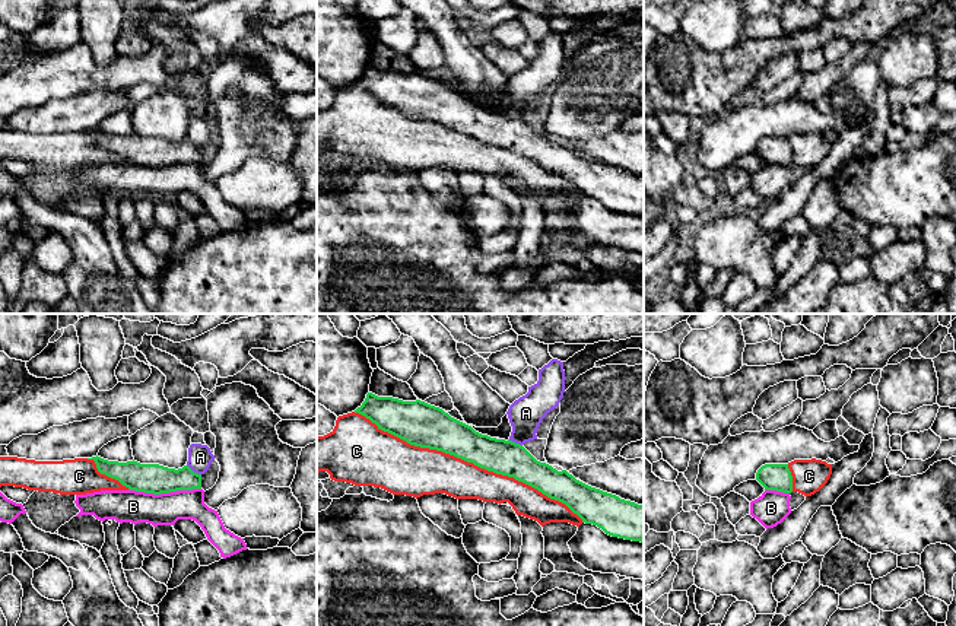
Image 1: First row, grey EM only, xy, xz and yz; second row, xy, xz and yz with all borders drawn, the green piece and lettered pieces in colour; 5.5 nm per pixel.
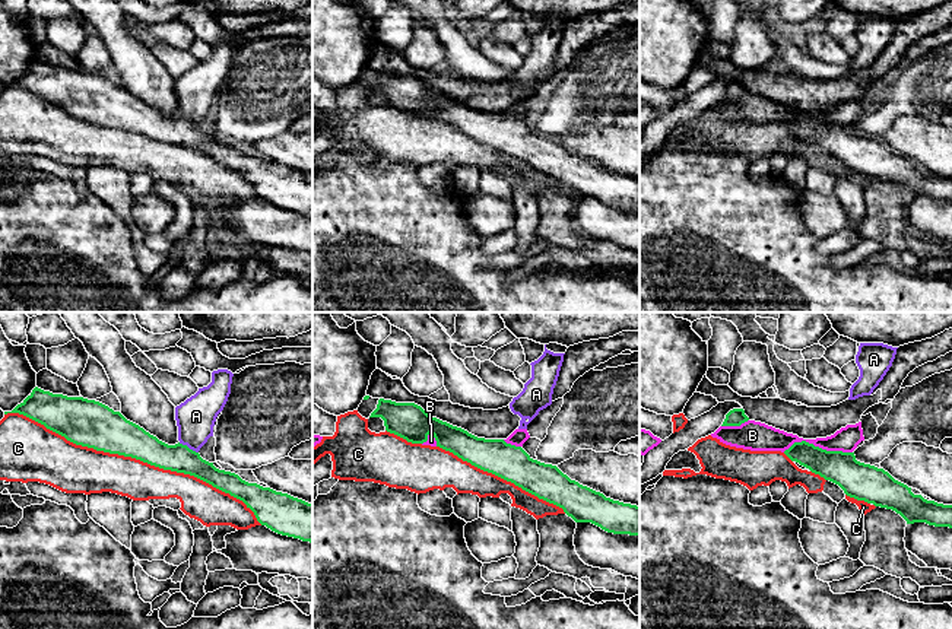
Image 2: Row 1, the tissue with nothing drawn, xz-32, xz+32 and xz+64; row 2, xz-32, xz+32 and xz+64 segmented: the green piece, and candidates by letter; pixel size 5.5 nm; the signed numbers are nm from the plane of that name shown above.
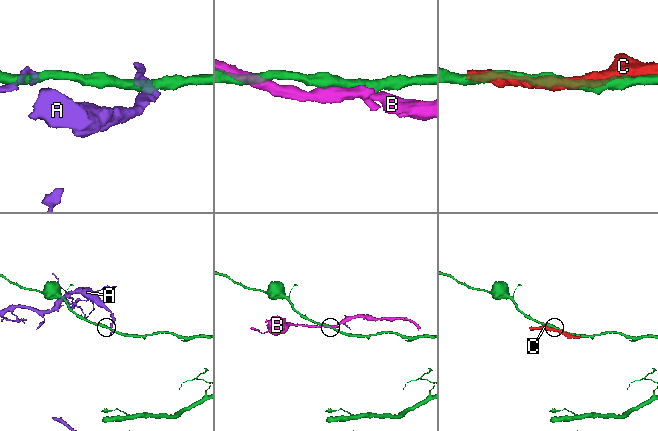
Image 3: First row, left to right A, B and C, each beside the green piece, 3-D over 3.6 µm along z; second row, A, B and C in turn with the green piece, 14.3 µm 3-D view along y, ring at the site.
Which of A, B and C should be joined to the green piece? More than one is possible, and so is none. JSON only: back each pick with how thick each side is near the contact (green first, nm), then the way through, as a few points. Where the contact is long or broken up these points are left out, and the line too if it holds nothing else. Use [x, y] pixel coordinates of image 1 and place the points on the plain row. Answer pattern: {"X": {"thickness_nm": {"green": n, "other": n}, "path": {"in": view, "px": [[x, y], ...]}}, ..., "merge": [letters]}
{"merge": []}

